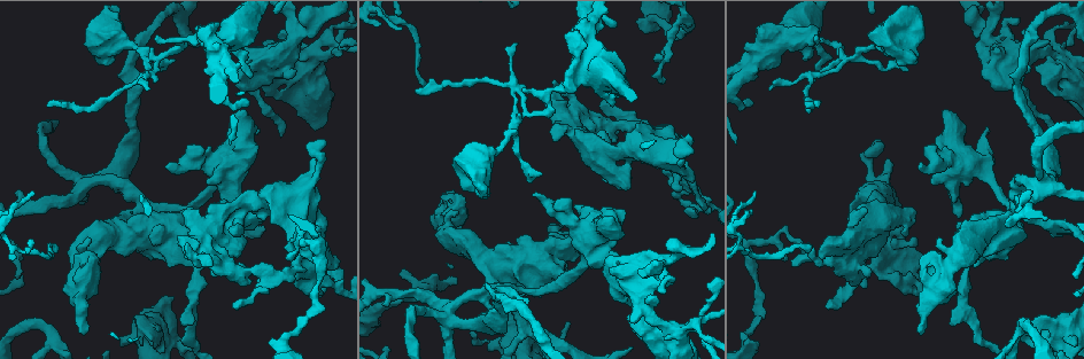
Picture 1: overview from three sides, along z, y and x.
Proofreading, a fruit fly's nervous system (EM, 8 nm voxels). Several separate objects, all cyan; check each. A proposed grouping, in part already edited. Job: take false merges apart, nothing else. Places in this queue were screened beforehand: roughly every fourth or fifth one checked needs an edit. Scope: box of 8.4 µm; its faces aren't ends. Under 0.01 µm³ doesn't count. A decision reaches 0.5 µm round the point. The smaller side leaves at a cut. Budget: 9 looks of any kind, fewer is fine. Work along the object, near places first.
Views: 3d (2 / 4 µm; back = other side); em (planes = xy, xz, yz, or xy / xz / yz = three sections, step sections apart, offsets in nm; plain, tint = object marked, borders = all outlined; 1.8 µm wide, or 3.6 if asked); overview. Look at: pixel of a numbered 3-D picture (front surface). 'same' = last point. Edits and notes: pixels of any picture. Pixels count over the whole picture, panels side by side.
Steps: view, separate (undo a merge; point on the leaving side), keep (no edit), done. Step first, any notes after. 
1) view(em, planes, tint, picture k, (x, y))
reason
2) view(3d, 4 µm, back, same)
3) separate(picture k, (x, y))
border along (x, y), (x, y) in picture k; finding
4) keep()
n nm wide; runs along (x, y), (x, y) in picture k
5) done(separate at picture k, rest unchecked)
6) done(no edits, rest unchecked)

view(em, planes, plain, picture 1, (911, 284))
a narrow waist

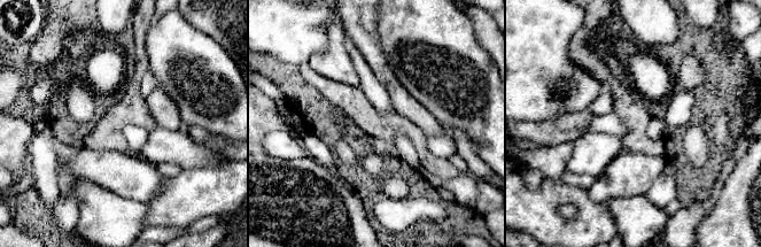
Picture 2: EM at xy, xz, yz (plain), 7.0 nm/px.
view(em, planes, tint, same)
with the object marked

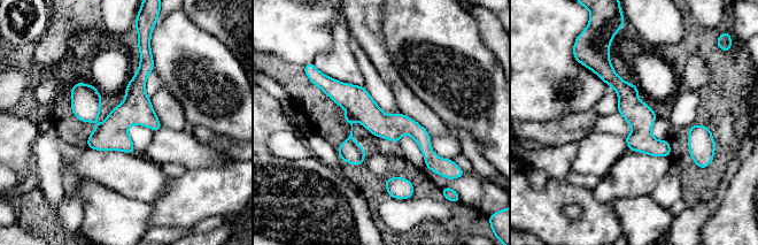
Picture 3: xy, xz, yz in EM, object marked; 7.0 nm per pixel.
keep()
runs along (323, 86), (383, 125), (408, 125), (438, 161) in picture 3; all the same neuron

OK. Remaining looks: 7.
view(3d, 2 µm, picture 1, (265, 279))
touches itself

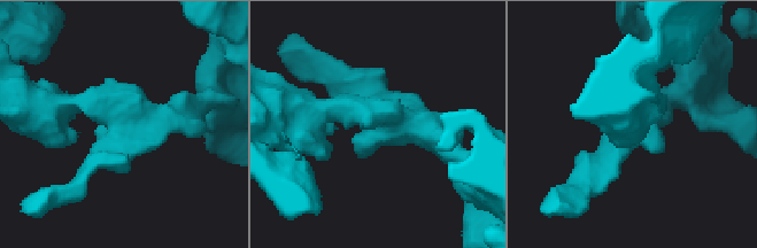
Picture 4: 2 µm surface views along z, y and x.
view(em, planes, borders, picture 4, (118, 128))

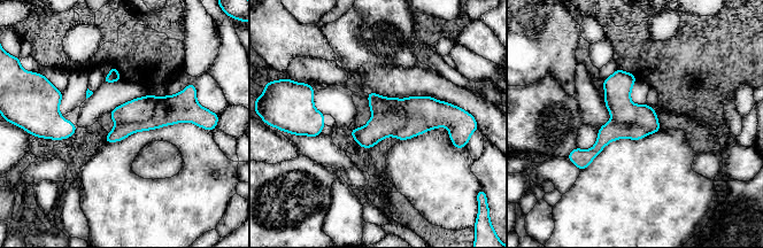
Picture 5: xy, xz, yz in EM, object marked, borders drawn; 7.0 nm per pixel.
keep()
continuous, no second neuron

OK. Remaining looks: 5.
view(em, yz, step 16, tint, picture 1, (867, 167))
narrows sharply

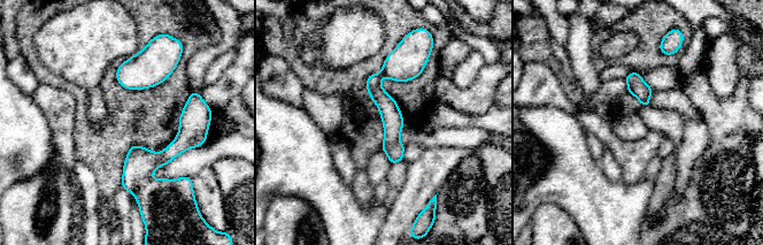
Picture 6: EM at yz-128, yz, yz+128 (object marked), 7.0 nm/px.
view(em, planes, tint, same)

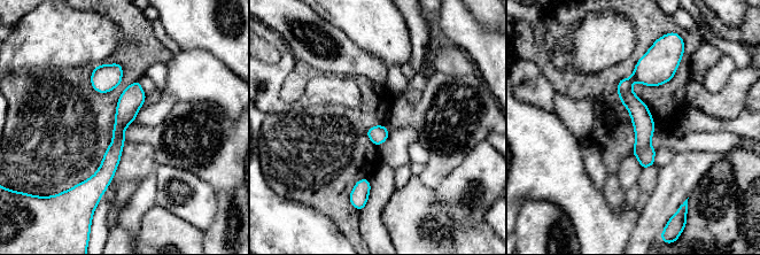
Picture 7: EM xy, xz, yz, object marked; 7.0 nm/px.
keep()
runs along (137, 85), (97, 191) in picture 7; continuous, no second neuron

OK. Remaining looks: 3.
view(em, 3.6 µm, planes, borders, picture 1, (185, 260))
branch point

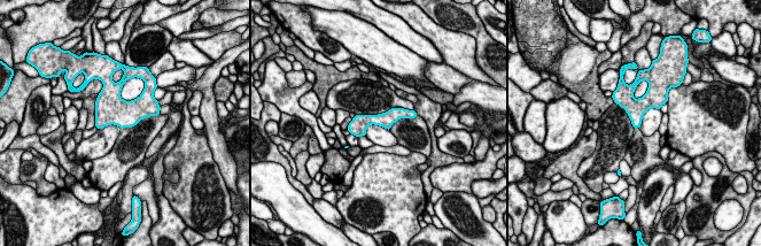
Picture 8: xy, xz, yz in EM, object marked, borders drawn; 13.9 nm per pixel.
keep()
runs along (411, 113), (366, 120), (350, 128) in picture 8; all the same neuron

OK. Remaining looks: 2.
done(no edits, rest unchecked)

